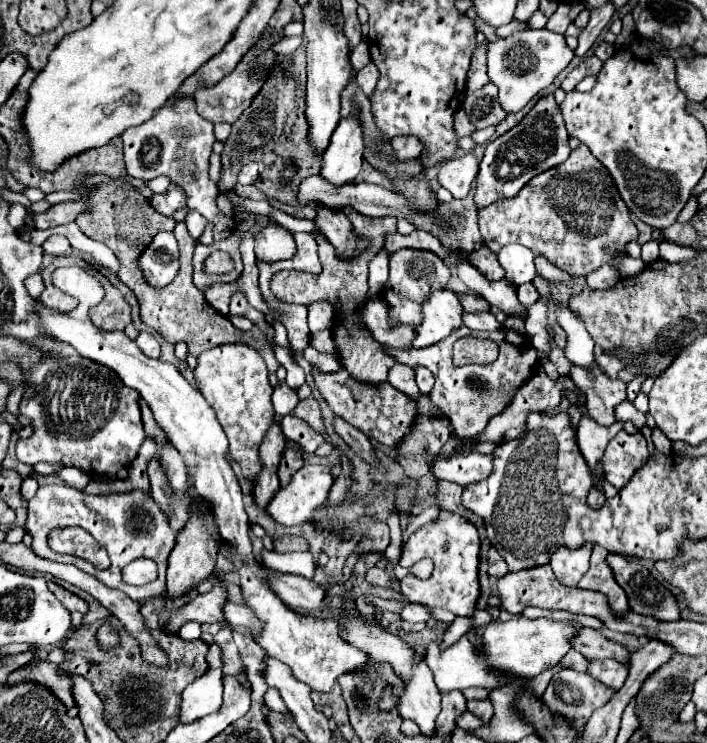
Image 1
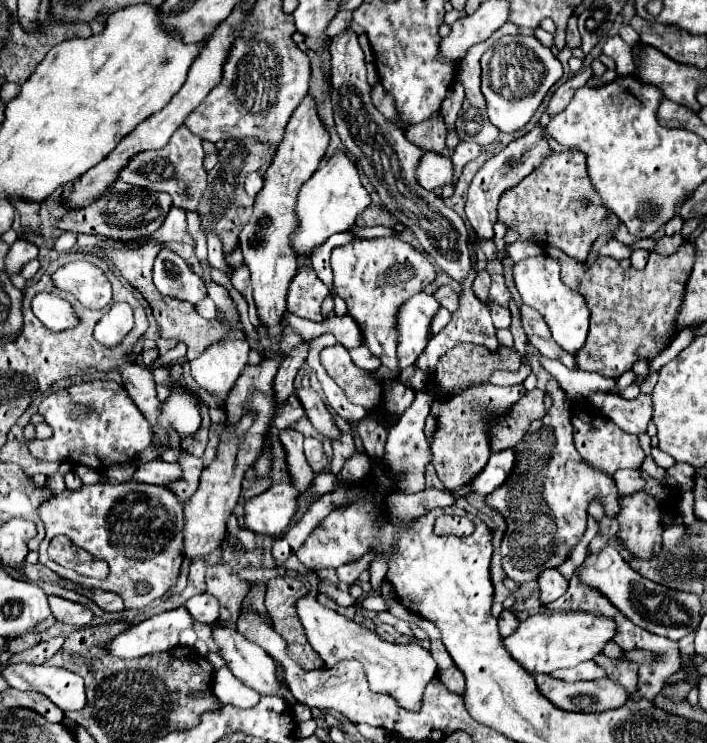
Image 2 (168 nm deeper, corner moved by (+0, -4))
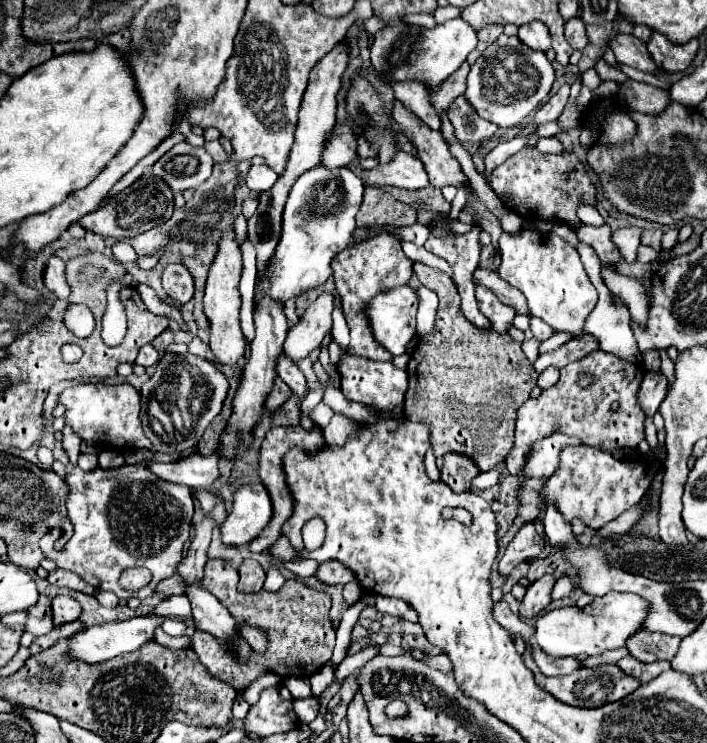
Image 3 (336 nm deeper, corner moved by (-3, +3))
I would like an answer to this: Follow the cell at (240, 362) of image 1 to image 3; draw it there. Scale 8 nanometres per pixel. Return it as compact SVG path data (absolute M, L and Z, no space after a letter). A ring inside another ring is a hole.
M225 230L223 238L219 242L219 252L215 256L215 262L209 270L207 286L205 286L205 314L211 322L211 338L209 346L215 356L217 364L233 366L237 360L245 354L247 342L243 338L241 326L239 326L239 308L241 308L241 296L239 296L239 278L241 278L241 248L235 242L233 230Z

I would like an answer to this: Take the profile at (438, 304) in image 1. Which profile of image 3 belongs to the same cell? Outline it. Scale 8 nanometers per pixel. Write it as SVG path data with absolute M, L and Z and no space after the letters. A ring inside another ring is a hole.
M399 286L395 290L377 294L367 306L371 328L381 346L393 356L405 354L411 338L415 336L415 316L419 308L417 290Z

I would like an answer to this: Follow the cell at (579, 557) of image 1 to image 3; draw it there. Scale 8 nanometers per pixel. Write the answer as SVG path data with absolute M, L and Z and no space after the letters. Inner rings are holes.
M545 574L539 580L535 580L527 588L527 594L521 602L521 616L531 618L531 616L541 614L551 604L551 592L553 592L555 582L557 582L557 578L553 574Z

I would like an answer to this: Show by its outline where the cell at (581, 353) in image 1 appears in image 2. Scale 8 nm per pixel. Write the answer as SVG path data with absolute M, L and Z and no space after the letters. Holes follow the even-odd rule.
M546 253L538 255L538 257L524 257L518 263L512 263L512 277L516 283L516 289L522 297L522 301L530 307L534 307L544 321L550 327L552 339L568 353L576 353L588 335L588 321L590 321L590 313L588 313L588 305L584 301L584 297L572 289L568 289L562 279L560 279L560 263L552 257L548 257Z

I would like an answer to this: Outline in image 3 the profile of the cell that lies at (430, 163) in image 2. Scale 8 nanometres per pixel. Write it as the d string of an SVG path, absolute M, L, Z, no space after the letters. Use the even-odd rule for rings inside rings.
M399 152L395 156L395 162L389 162L387 166L377 166L371 172L363 172L363 182L365 186L397 186L397 188L407 188L407 190L419 190L429 186L429 176L419 162L417 156Z

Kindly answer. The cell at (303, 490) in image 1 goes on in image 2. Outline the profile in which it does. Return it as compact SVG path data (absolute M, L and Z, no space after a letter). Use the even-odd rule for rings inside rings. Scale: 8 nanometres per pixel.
M282 483L282 485L272 485L270 489L266 489L264 493L246 499L244 501L244 529L256 533L256 535L280 535L292 521L292 517L296 515L298 509L298 491L294 485L290 483Z

